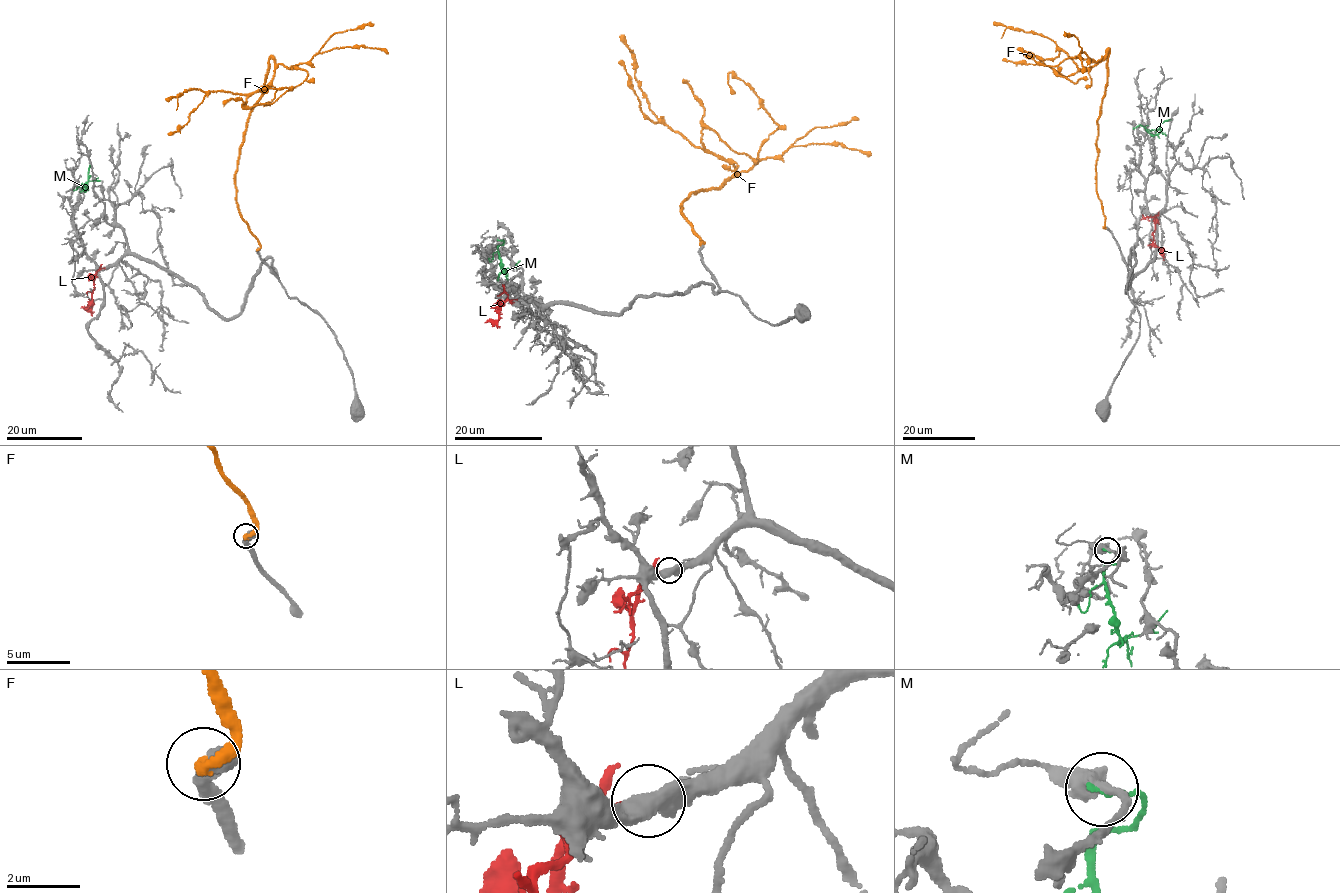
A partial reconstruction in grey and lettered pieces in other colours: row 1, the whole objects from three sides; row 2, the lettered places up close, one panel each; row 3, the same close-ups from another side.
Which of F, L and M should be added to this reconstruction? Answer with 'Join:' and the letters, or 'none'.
Join: F

